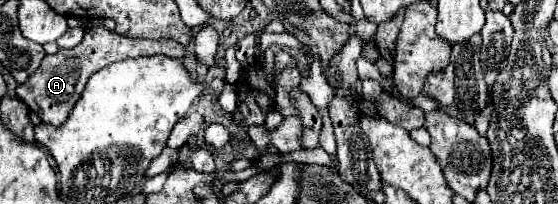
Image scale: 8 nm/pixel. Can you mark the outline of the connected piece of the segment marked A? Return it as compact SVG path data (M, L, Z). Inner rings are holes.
M91 27L85 39L77 47L59 49L55 55L45 55L39 69L25 83L17 85L17 97L23 99L29 105L29 109L41 117L43 123L61 127L67 121L71 109L75 107L79 95L83 93L87 79L99 69L121 59L157 55L157 53L169 55L173 59L183 59L185 51L187 49L181 43L175 43L173 39L131 39L115 31L107 31L105 27Z

